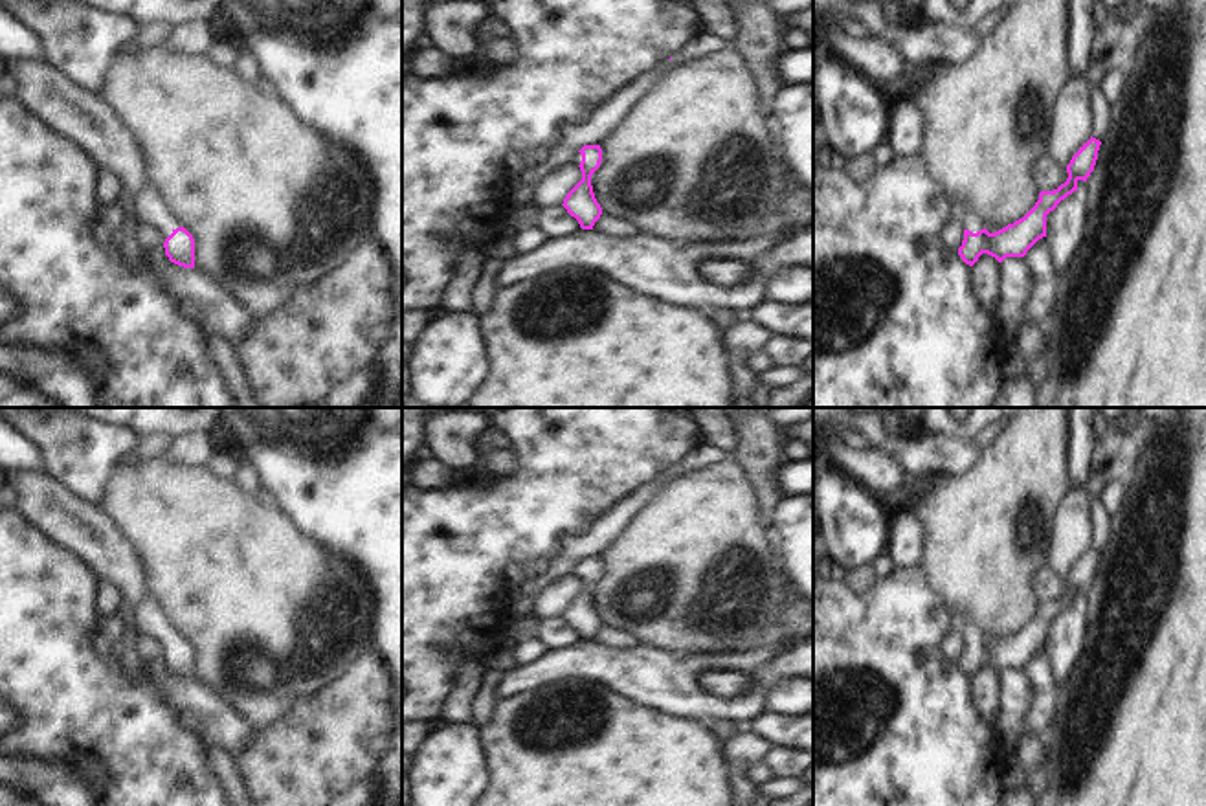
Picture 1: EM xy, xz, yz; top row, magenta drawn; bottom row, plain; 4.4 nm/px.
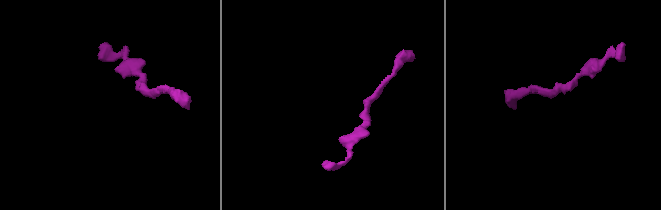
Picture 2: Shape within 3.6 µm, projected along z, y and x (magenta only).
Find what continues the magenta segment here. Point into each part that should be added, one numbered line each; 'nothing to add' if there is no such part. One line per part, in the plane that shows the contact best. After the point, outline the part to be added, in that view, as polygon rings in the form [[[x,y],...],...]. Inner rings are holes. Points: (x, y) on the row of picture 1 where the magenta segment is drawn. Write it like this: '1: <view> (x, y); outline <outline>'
1: xy (149, 208); outline [[[151,182],[141,185],[134,195],[134,217],[138,224],[154,228],[162,237],[162,252],[165,253],[163,242],[176,229],[182,228],[169,207],[165,206],[158,187]]]

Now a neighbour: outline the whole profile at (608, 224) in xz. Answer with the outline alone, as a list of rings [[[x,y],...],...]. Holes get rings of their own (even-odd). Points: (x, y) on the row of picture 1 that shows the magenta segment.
[[[606,213],[600,215],[593,229],[608,237],[635,237],[639,233],[631,222]]]

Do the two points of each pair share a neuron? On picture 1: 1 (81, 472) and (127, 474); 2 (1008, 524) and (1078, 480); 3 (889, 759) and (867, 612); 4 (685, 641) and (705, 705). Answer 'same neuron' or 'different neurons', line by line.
1: different neurons
2: different neurons
3: same neuron
4: different neurons

